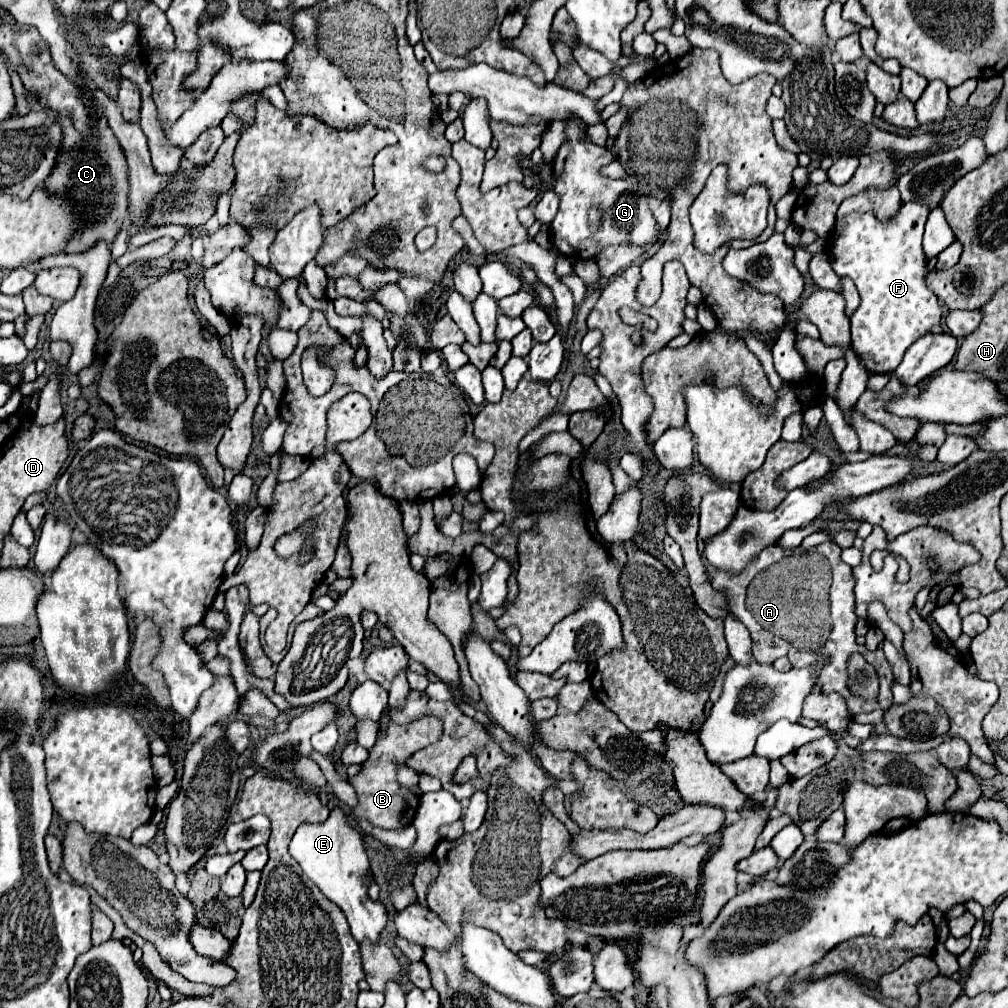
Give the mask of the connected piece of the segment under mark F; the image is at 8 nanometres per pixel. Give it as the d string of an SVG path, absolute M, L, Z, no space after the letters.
M908 202L890 222L878 222L874 214L850 214L846 228L842 232L834 229L826 240L832 268L838 276L850 276L860 292L860 306L850 316L852 346L862 354L872 374L892 372L902 362L908 346L940 324L938 298L924 284L922 234L928 212L924 204Z

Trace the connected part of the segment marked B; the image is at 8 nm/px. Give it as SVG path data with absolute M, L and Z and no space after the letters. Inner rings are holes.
M386 712L384 716L388 720L386 734L376 740L376 744L370 748L368 760L362 764L362 770L354 778L348 778L348 782L354 786L360 800L358 808L352 812L354 818L366 818L374 826L380 826L385 830L396 830L412 824L420 804L420 796L416 792L398 784L396 768L398 764L404 764L416 750L422 750L424 746L440 738L440 722L436 722L436 718L422 718L414 724L400 726L390 718L390 712Z

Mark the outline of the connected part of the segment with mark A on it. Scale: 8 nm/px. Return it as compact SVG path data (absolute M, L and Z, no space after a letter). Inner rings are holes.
M834 540L818 544L812 550L782 550L774 544L768 546L744 574L724 574L718 570L712 578L712 586L726 596L730 614L750 630L754 638L752 654L758 662L768 664L778 656L786 656L790 664L798 668L826 662L816 676L816 686L822 694L838 692L846 700L850 716L876 708L888 710L892 706L892 666L882 649L870 652L866 646L856 644L854 576L840 554L842 548ZM852 652L864 654L866 661L876 666L880 685L876 702L854 698L846 686L846 660Z

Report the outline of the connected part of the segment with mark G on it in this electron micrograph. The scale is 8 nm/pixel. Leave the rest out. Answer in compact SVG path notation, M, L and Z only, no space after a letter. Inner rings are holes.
M566 120L566 142L560 146L554 162L554 192L560 196L560 208L556 218L552 220L552 240L560 254L578 260L590 260L598 252L598 248L606 246L638 246L648 248L658 242L662 234L654 214L648 204L652 200L650 194L638 194L640 186L636 178L610 178L600 172L600 168L608 166L616 160L616 154L604 146L596 146L588 134L586 124L580 120ZM610 182L626 182L626 192ZM596 208L602 214L602 222L598 230L588 226L588 214Z

